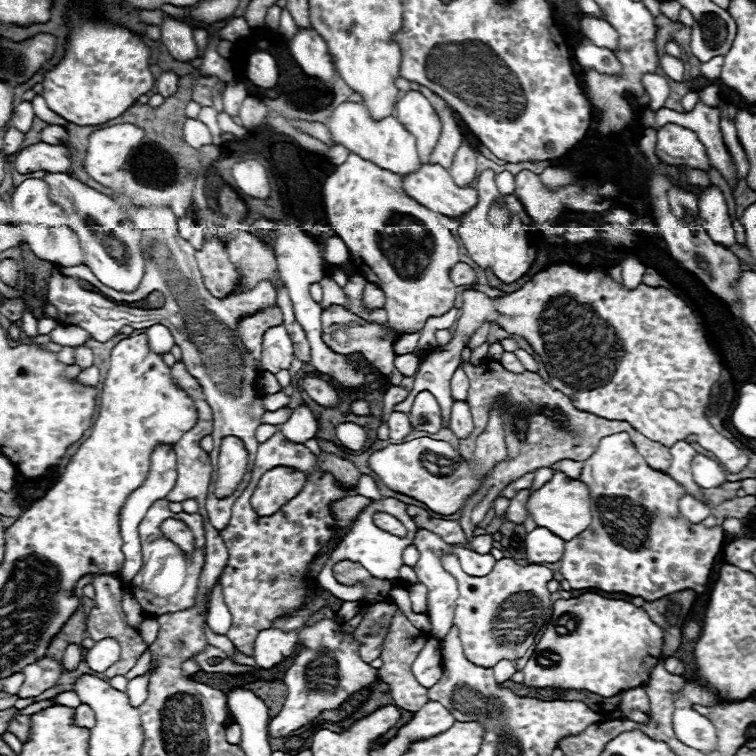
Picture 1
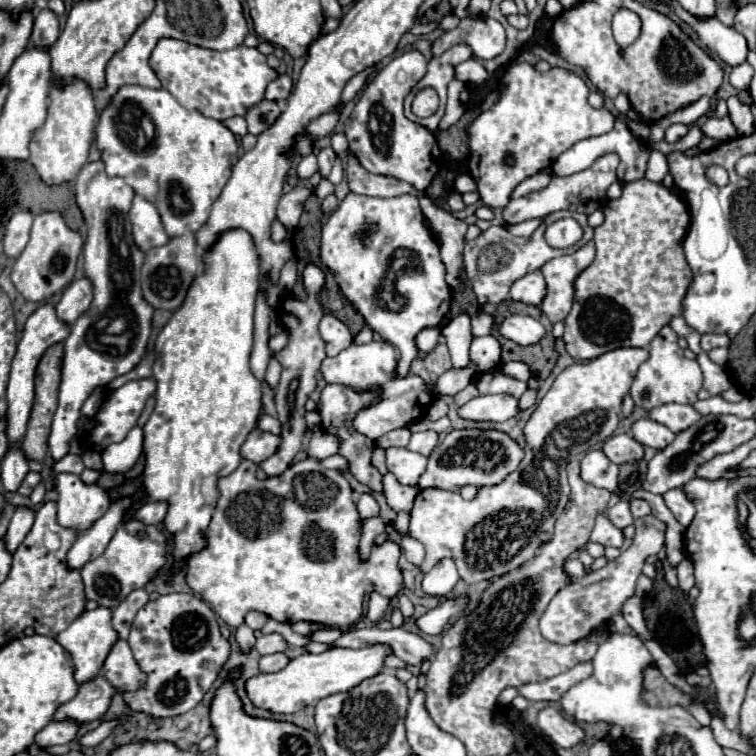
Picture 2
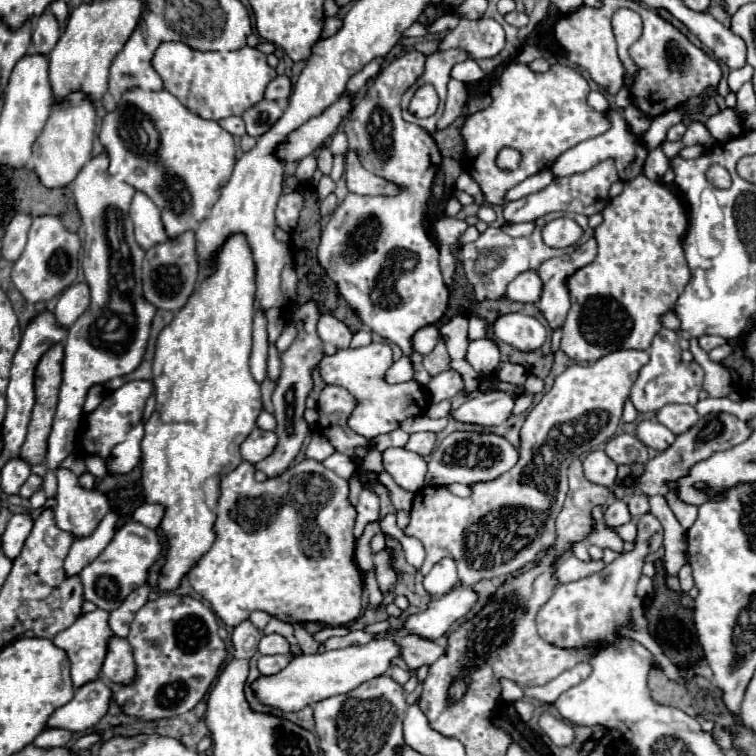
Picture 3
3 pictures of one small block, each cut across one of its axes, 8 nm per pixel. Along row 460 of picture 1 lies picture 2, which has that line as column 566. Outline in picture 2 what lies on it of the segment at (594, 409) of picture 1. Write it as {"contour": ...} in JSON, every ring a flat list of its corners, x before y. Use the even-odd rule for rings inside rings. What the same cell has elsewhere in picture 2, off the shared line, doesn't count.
{"contour":[[546,708,538,714,538,726,556,746,562,746,562,748,576,746,580,742,580,738,584,736,584,732,578,728,576,722,566,720,554,708]]}

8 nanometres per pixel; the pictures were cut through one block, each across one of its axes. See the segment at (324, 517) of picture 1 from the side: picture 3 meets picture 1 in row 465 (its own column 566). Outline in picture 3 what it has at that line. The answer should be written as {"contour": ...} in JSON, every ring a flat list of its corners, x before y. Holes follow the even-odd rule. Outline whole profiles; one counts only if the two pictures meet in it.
{"contour":[[590,238,586,244,576,248,572,254,550,258,540,268,538,274,544,282,542,298,536,304,550,328,558,328,564,324,566,314,570,310,570,288,568,278,578,270,590,264,596,258,596,240]]}

